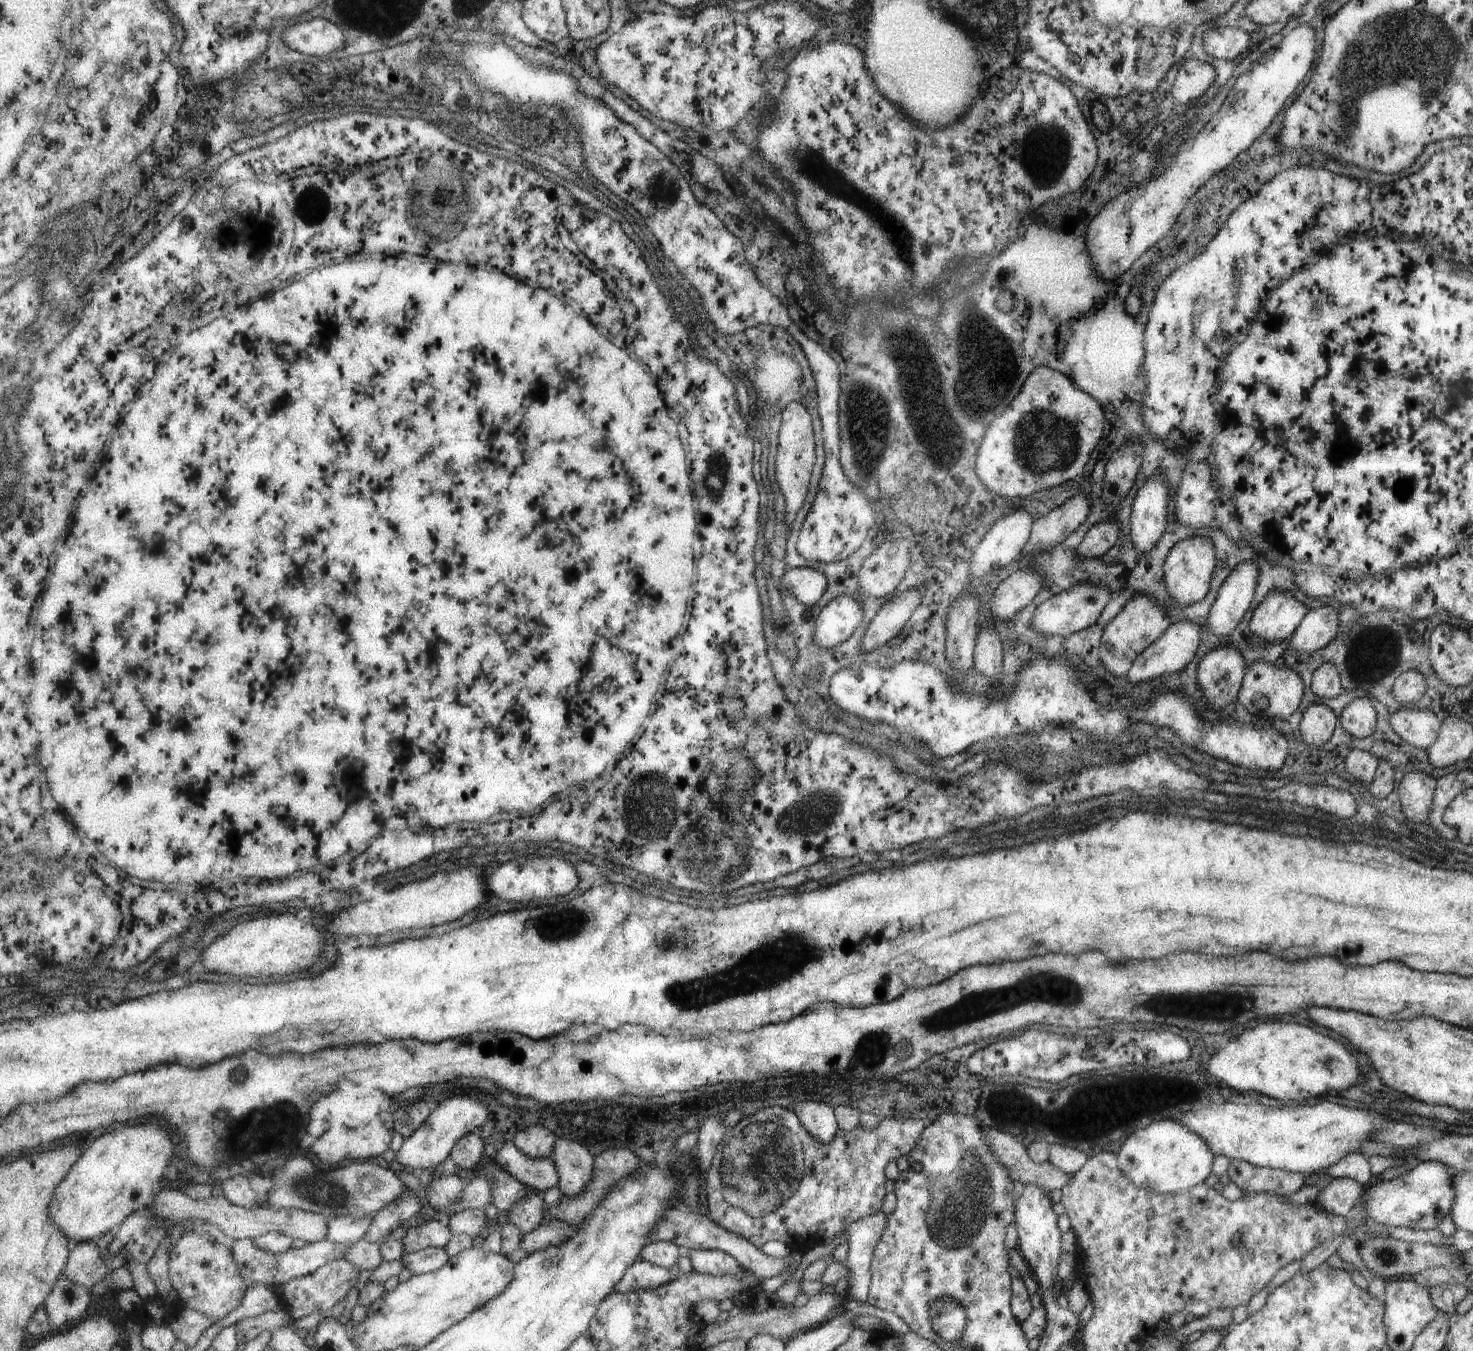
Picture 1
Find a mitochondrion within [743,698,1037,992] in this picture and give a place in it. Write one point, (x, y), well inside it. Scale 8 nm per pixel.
(850, 947)

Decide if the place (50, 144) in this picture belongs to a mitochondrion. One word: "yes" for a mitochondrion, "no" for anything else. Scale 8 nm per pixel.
no

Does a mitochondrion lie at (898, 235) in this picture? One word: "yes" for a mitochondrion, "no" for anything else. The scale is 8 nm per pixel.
yes

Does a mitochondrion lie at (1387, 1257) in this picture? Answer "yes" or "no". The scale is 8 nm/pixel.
yes

